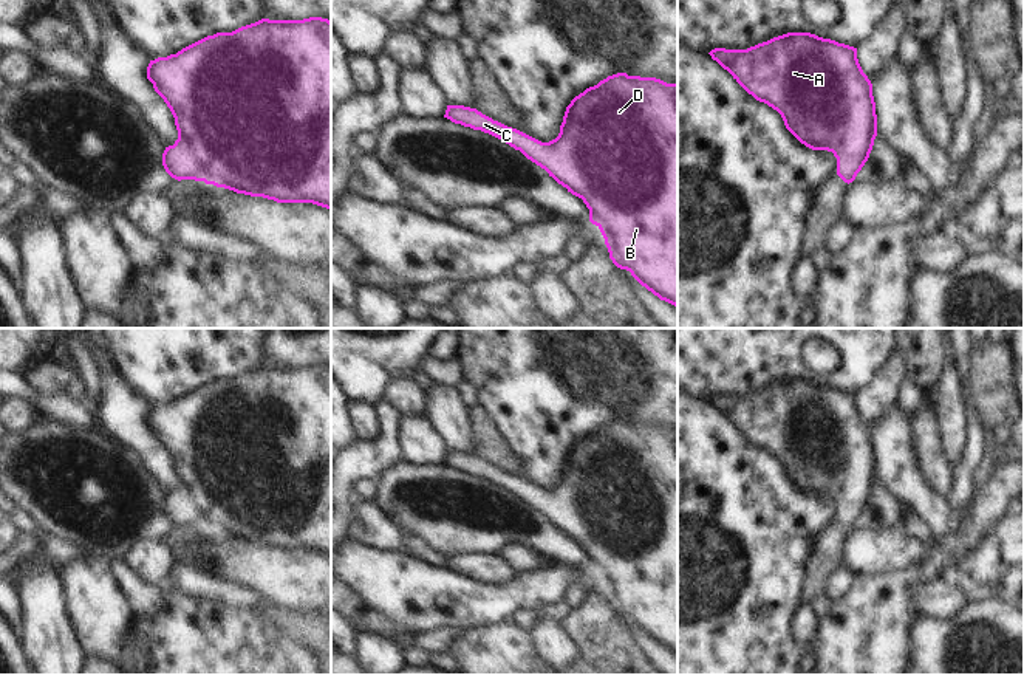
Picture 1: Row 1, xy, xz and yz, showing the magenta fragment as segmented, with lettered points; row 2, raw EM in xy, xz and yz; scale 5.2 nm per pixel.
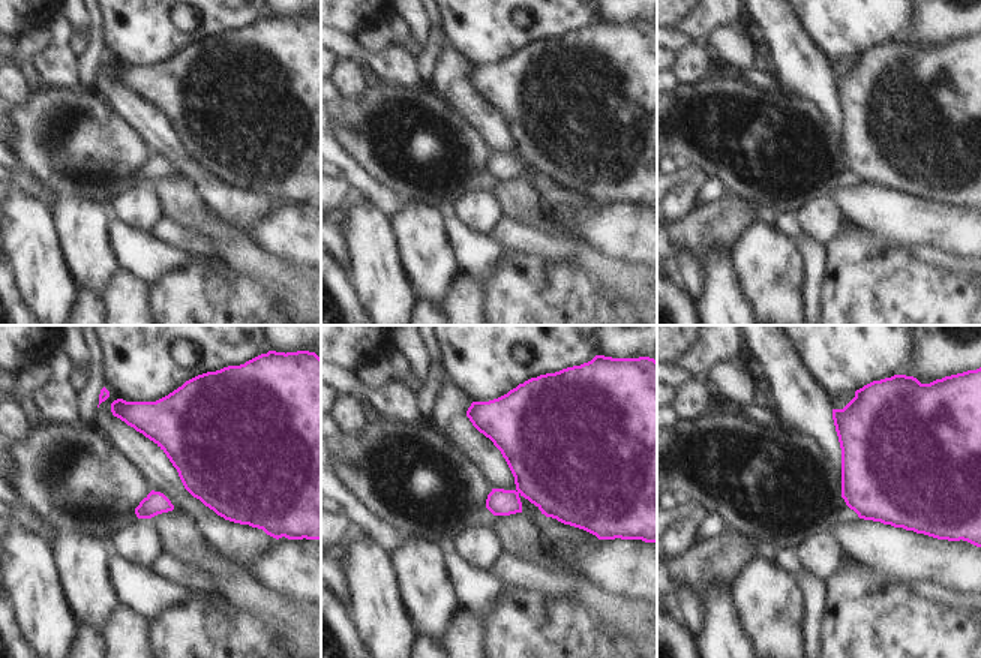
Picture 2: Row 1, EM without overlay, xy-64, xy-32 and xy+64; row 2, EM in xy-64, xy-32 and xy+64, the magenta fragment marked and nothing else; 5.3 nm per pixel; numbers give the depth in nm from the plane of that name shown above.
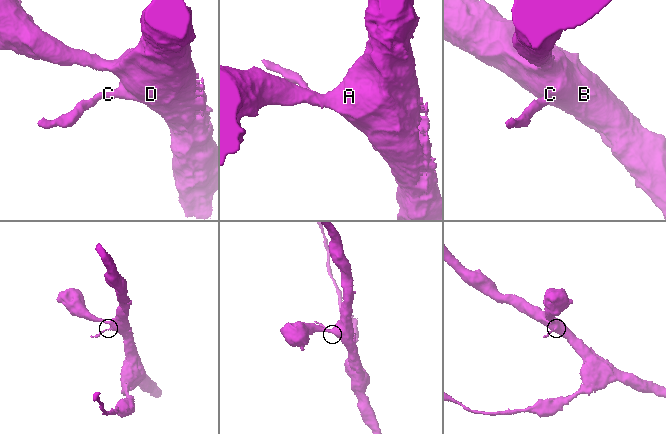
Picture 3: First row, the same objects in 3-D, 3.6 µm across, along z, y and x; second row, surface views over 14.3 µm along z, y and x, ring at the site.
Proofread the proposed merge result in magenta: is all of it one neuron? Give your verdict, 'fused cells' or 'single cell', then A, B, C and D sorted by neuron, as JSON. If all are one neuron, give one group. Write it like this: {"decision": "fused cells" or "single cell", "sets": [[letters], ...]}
{"decision": "single cell", "sets": [["A", "B", "C", "D"]]}

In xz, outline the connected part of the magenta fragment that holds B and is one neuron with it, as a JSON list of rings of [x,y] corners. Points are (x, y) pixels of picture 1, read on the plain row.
[[[608,423],[571,447],[558,483],[549,489],[464,452],[447,452],[444,464],[504,488],[582,545],[613,610],[678,655],[678,430]]]

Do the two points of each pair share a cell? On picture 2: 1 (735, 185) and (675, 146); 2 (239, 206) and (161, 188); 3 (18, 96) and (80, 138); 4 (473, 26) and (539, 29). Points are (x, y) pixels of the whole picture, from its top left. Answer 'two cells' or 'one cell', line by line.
1: one cell
2: two cells
3: two cells
4: one cell

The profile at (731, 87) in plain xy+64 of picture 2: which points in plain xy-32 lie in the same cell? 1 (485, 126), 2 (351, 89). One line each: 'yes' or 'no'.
1: no
2: no

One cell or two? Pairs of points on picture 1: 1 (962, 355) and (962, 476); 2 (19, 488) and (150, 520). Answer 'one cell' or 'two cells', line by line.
1: one cell
2: one cell

